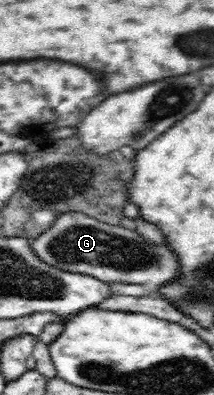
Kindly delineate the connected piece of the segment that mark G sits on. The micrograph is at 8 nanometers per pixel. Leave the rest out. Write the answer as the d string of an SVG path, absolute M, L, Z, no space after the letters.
M81 212L58 215L48 231L35 238L31 246L45 263L53 267L88 275L107 283L120 281L154 288L179 275L177 259L165 243L145 243L136 231L97 221Z

